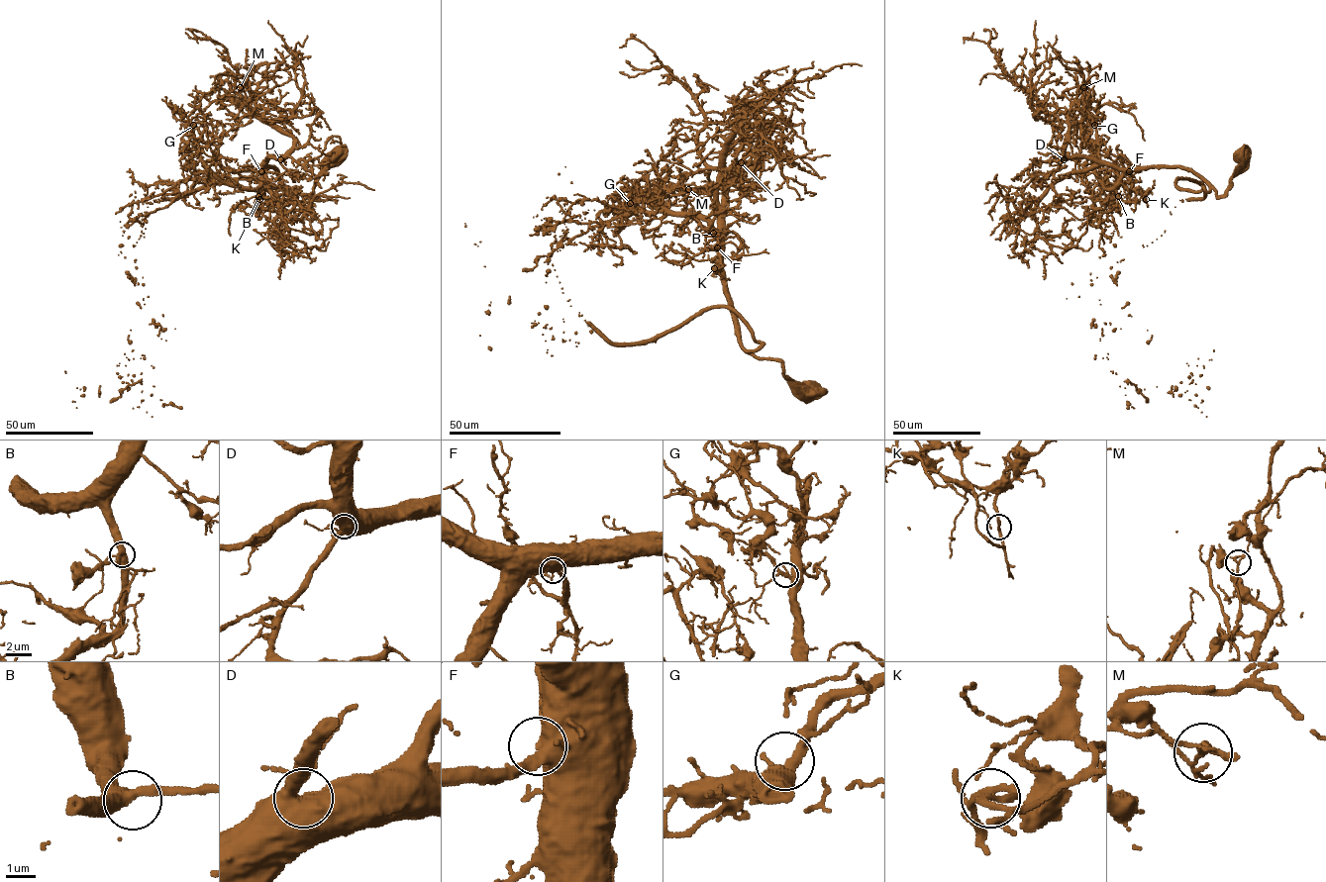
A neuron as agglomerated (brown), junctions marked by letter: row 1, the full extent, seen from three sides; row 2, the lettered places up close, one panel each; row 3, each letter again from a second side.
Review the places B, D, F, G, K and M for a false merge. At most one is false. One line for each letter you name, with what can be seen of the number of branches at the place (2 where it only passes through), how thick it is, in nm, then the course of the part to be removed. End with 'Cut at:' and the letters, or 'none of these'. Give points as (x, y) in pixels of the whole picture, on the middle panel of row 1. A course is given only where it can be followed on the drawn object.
M: branches 3; calibre 140 nm; course (688, 189), (754, 189), (757, 185), (731, 181), (683, 190), (670, 182), (663, 195), (668, 196)
Cut at: M

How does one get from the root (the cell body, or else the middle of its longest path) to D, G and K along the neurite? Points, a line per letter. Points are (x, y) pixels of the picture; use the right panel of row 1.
D: (1241, 156), (1244, 164), (1219, 198), (1199, 177), (1178, 167), (1120, 168), (1085, 157), (1064, 159)
G: (1241, 156), (1244, 164), (1219, 198), (1199, 177), (1178, 167), (1128, 171), (1105, 188), (1093, 163), (1094, 125)
K: (1241, 156), (1244, 164), (1219, 198), (1199, 177), (1178, 167), (1127, 171), (1120, 182), (1146, 199)

